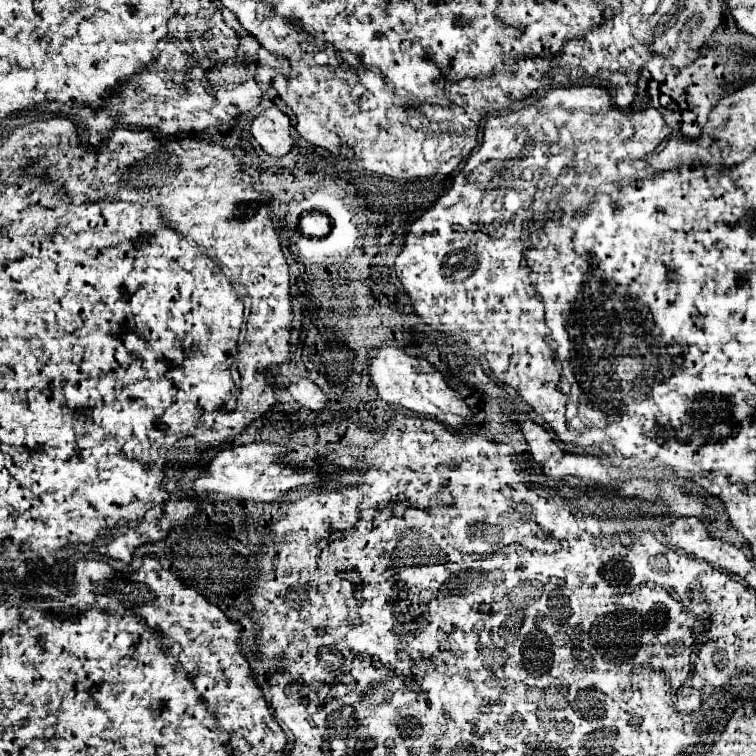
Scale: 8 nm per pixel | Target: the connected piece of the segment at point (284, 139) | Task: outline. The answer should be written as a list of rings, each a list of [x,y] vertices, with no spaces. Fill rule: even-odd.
[[[270,106],[260,112],[250,128],[256,142],[272,156],[284,156],[292,150],[290,120],[278,106]]]

